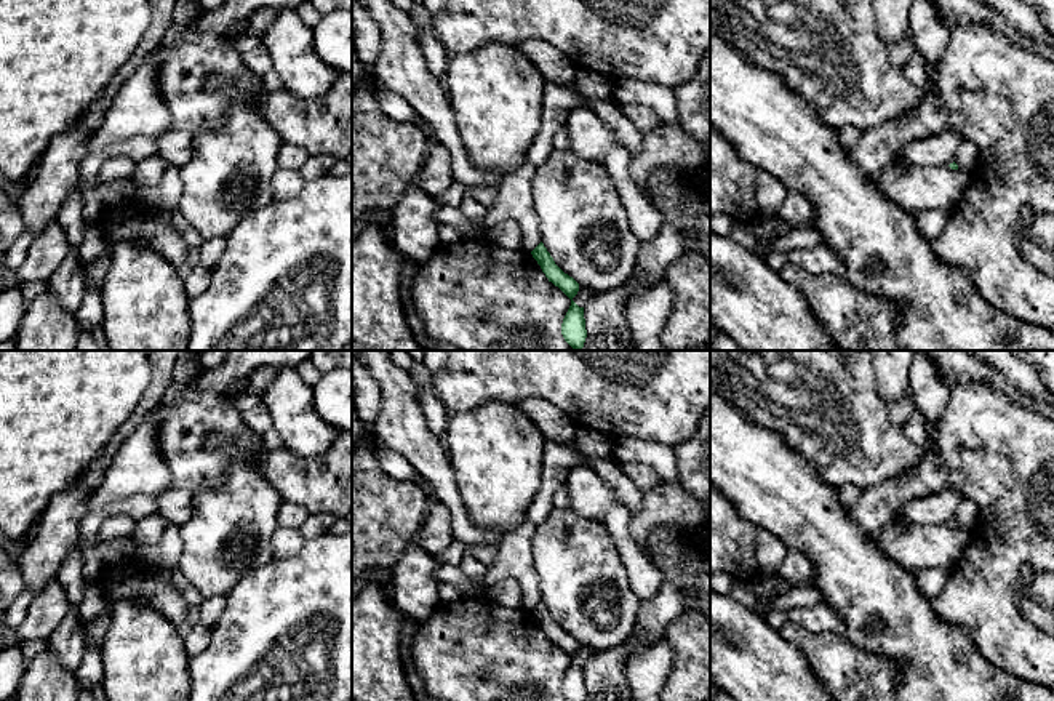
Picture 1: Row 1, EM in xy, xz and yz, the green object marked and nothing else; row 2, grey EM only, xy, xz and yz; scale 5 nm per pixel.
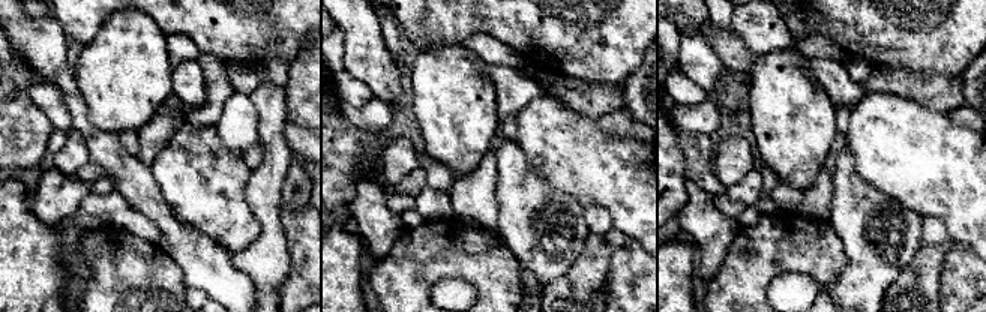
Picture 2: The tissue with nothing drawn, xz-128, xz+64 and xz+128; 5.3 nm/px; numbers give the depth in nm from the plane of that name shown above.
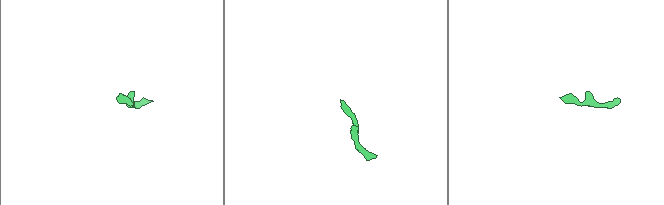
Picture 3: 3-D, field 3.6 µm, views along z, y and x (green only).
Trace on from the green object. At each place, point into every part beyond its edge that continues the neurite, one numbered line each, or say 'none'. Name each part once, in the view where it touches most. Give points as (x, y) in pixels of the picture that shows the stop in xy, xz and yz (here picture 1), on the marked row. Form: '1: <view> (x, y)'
1: yz (966, 154)

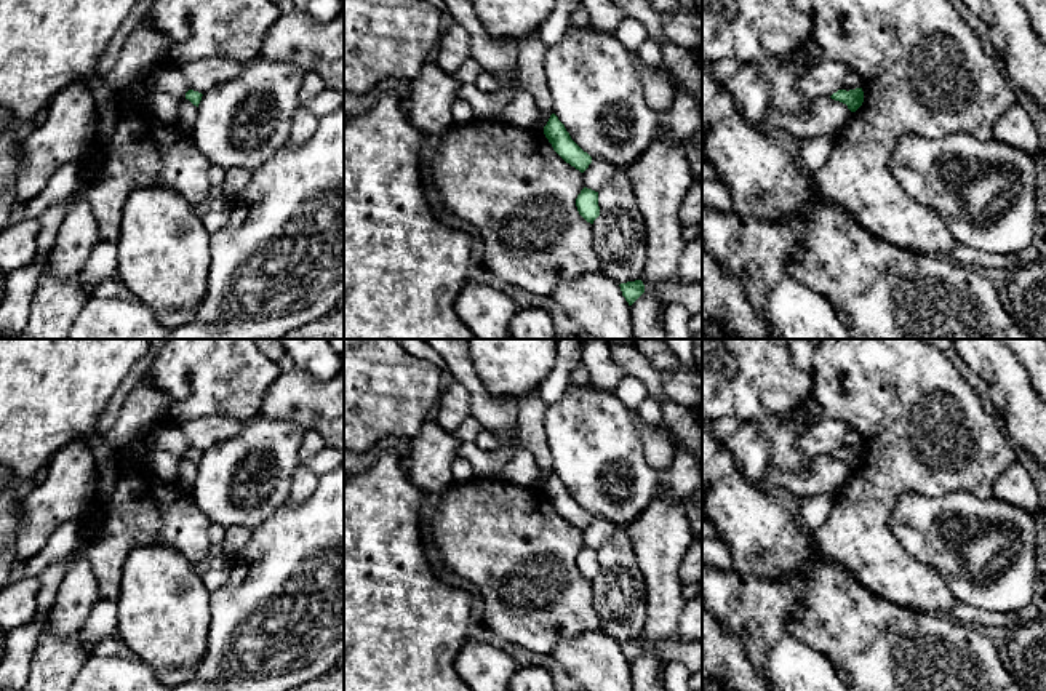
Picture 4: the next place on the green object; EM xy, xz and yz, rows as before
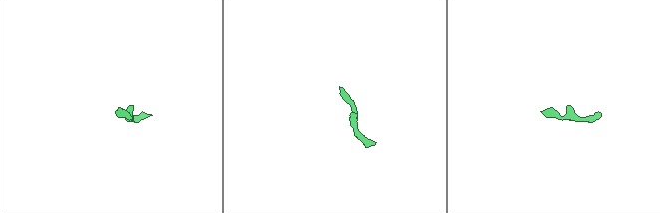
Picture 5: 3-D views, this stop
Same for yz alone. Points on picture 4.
1: yz (853, 80)

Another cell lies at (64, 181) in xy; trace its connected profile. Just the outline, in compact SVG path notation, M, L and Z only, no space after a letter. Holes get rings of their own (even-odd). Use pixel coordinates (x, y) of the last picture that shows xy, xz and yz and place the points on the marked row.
M66 163L58 168L45 189L26 203L27 219L37 219L46 208L54 203L69 202L78 187L78 163Z

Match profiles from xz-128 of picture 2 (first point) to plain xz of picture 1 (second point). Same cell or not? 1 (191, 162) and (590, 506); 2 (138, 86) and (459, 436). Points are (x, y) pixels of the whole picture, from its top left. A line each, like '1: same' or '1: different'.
1: different
2: same

